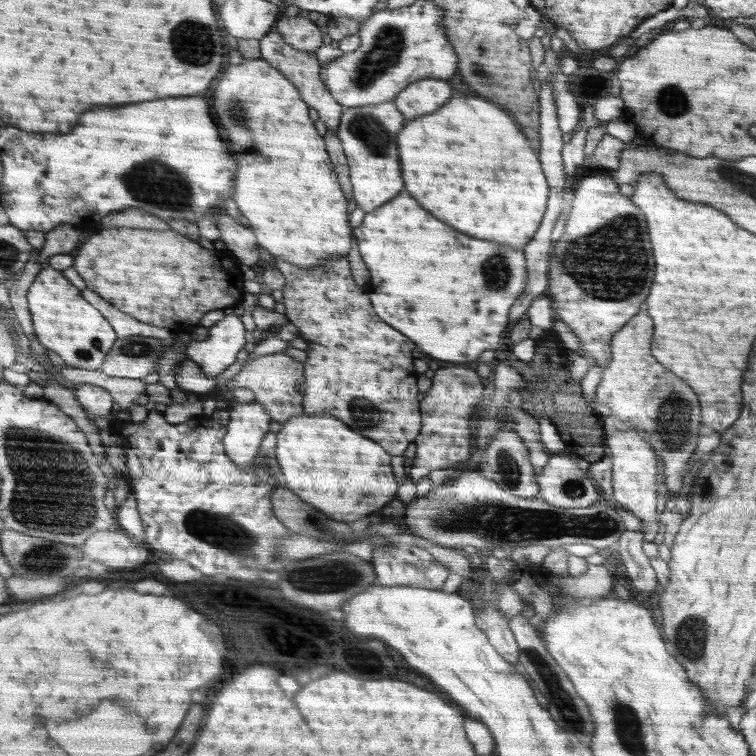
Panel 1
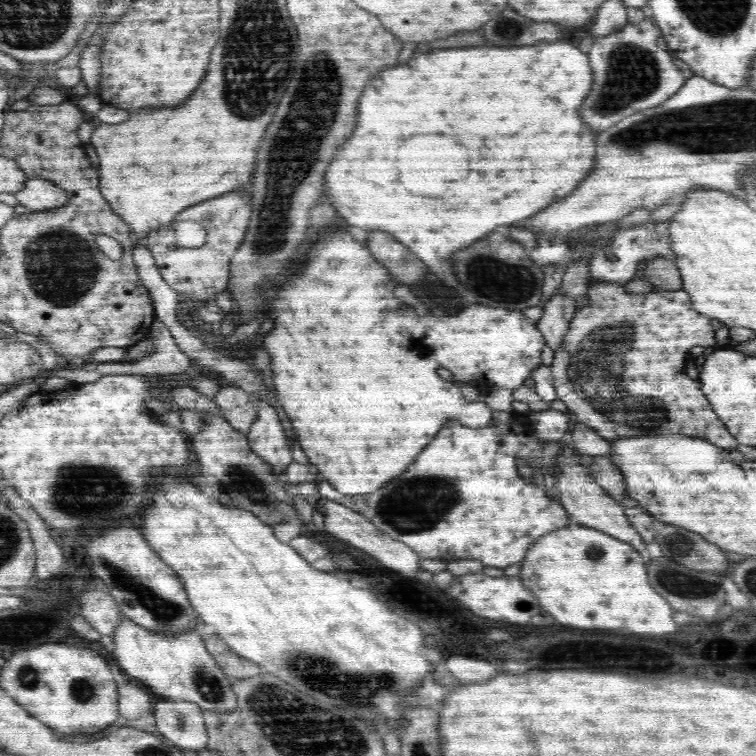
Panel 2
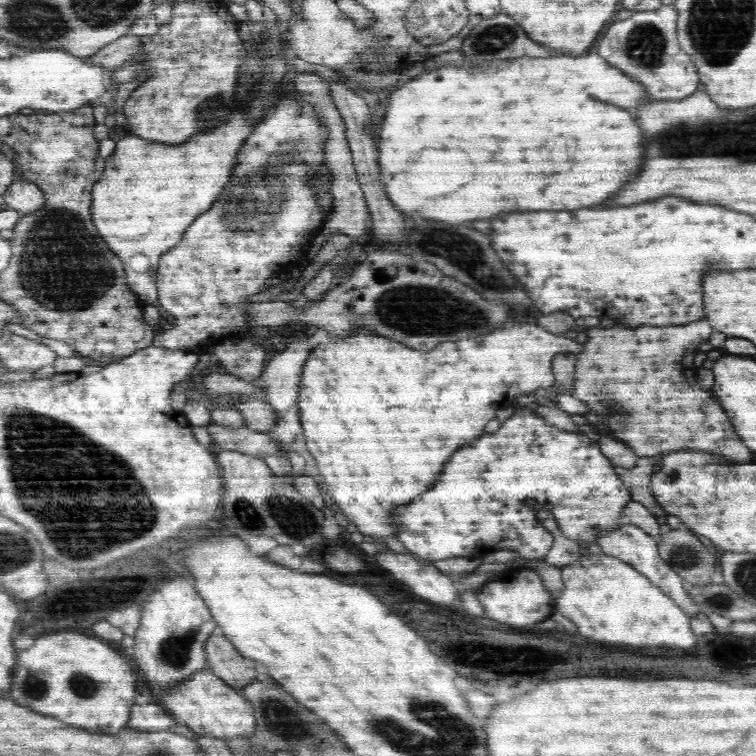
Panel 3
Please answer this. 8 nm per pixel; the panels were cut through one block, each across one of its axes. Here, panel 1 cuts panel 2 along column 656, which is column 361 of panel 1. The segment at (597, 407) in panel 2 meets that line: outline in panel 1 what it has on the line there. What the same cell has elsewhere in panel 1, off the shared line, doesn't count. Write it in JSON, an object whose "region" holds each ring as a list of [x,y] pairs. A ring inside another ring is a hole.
{"region":[[[278,258],[274,266],[285,278],[285,288],[281,290],[284,316],[299,328],[301,337],[314,348],[307,351],[308,357],[304,362],[306,394],[303,395],[303,413],[332,414],[342,422],[348,422],[352,430],[360,430],[364,436],[368,434],[368,439],[380,443],[389,453],[403,455],[408,444],[419,436],[420,424],[423,424],[420,420],[422,411],[418,410],[418,372],[414,372],[412,366],[414,342],[382,322],[368,296],[354,284],[346,258],[318,263],[314,269],[297,268]]]}

